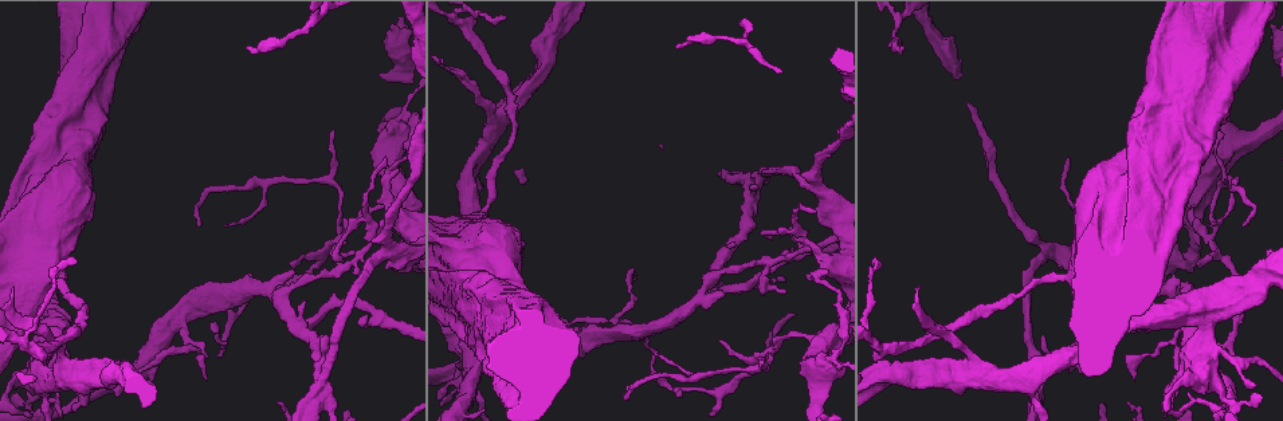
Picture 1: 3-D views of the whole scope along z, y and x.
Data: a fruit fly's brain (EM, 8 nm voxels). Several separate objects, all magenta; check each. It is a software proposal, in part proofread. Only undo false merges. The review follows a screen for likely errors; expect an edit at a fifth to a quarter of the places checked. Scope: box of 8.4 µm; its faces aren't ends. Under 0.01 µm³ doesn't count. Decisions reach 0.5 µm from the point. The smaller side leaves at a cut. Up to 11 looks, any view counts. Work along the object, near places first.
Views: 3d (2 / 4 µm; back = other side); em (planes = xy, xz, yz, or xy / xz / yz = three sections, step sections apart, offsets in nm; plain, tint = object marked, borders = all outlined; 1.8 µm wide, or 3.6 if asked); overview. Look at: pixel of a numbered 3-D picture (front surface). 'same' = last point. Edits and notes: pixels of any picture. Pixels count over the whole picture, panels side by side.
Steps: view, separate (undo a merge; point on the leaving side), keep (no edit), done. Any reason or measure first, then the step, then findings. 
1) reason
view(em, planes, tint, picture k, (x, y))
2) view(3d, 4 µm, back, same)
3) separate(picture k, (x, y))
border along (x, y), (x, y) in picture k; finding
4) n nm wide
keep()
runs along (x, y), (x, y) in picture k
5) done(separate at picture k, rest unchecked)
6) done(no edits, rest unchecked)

thick turns thin
view(3d, 2 µm, picture 1, (813, 251))

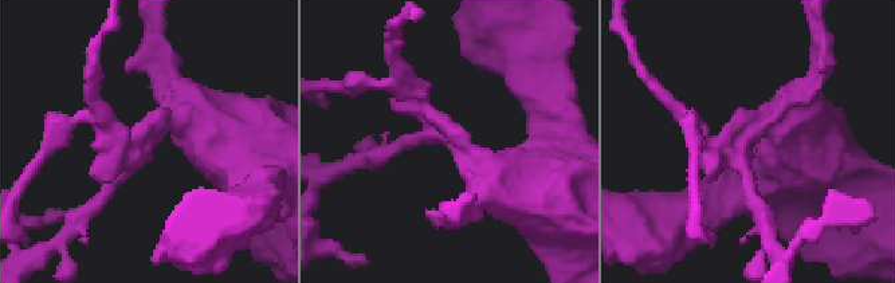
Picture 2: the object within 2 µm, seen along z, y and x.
now the EM
view(em, planes, borders, picture 2, (747, 129))

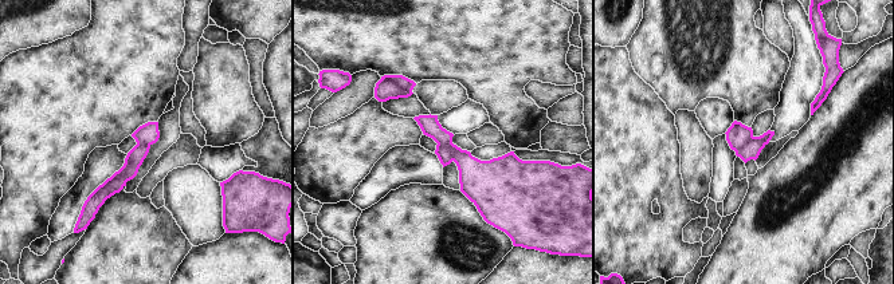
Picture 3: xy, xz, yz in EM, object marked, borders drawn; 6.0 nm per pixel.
separate(picture 3, (403, 82))
a second cell is stuck on

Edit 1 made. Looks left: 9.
see it whole again
view(overview)

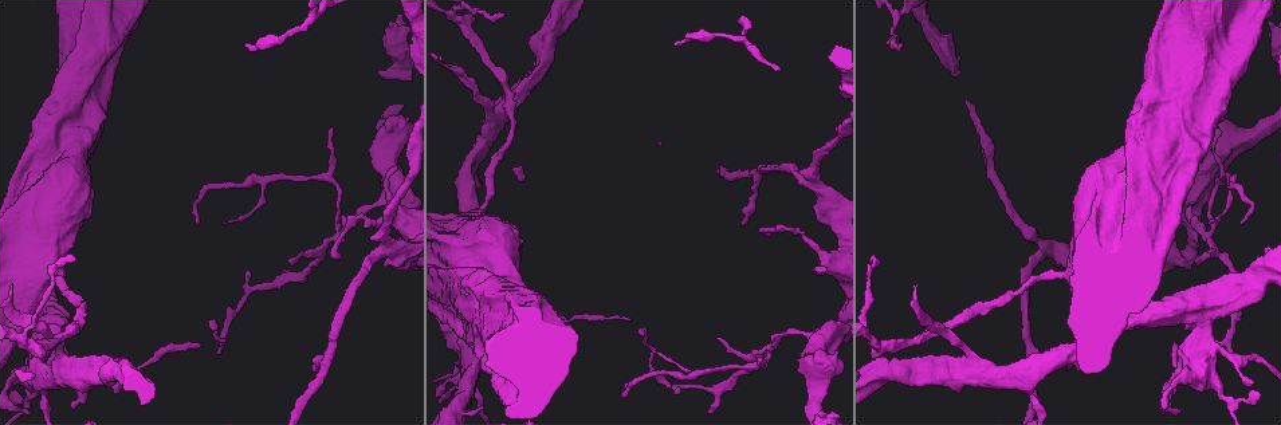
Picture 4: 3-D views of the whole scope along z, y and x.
arms part here
view(3d, 4 µm, picture 4, (335, 234))

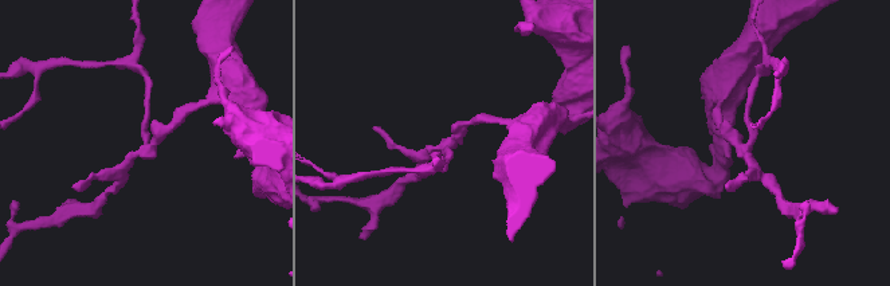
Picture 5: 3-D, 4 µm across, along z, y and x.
need the tissue
view(em, planes, plain, picture 5, (451, 145))

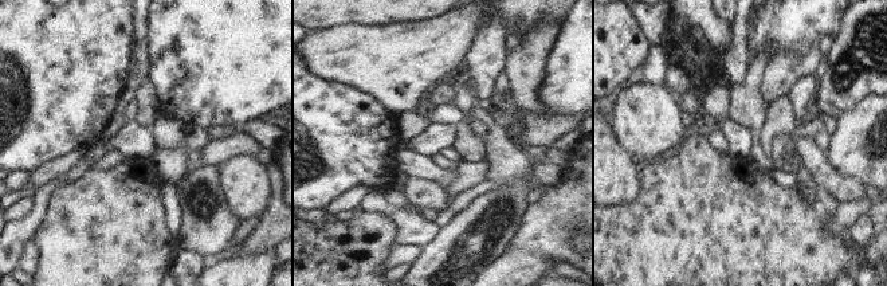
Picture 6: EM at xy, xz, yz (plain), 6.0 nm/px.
view(em, planes, tint, same)

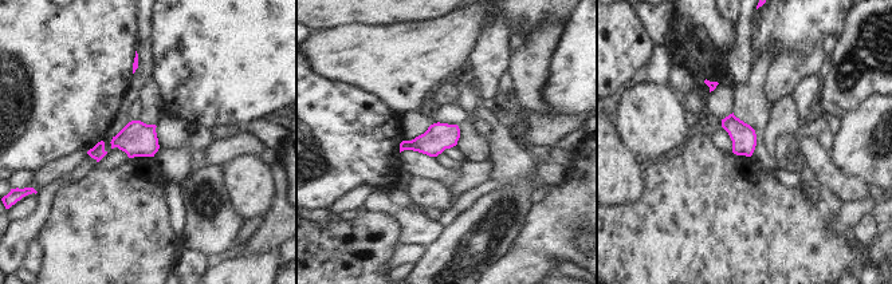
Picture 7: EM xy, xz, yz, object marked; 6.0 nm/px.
keep()
continuous, no second cell

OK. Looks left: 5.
view(3d, 2 µm, picture 4, (1201, 320))

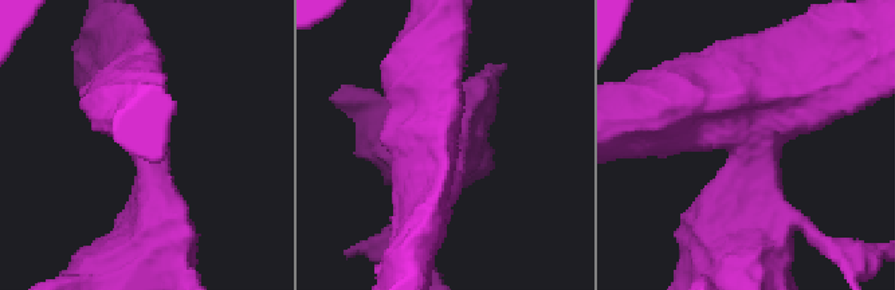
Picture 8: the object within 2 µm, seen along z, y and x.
4 arms
view(em, planes, tint, picture 8, (747, 144))

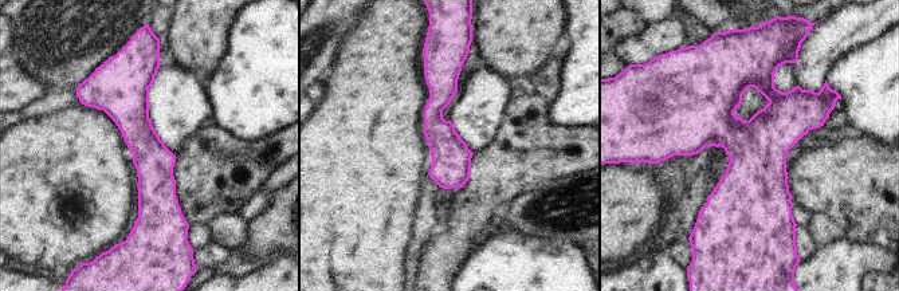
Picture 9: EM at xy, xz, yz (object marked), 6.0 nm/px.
240 nm wide
keep()
continuous, no second cell

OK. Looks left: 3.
abrupt turn
view(3d, 4 µm, picture 4, (45, 259))

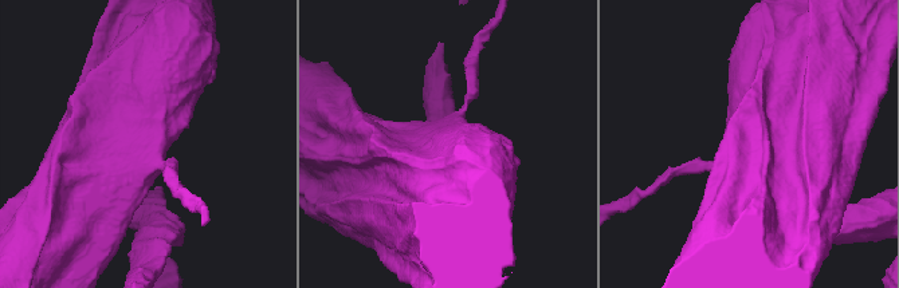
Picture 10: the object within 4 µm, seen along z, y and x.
need the tissue
view(em, 3.6 µm, planes, tint, picture 10, (143, 144))

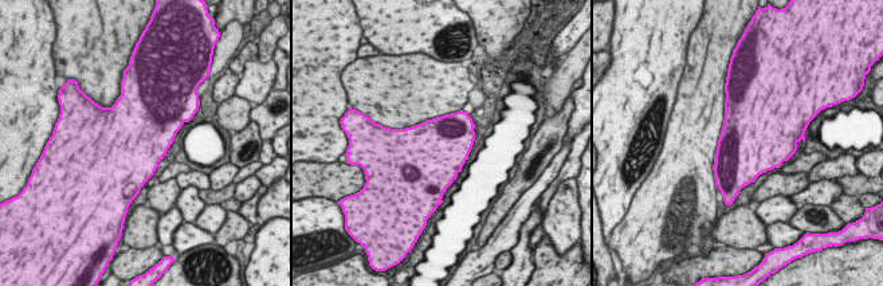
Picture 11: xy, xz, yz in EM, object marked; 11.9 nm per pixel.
keep()
all the same cell

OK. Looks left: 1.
done(separate at picture 3, rest unchecked)

